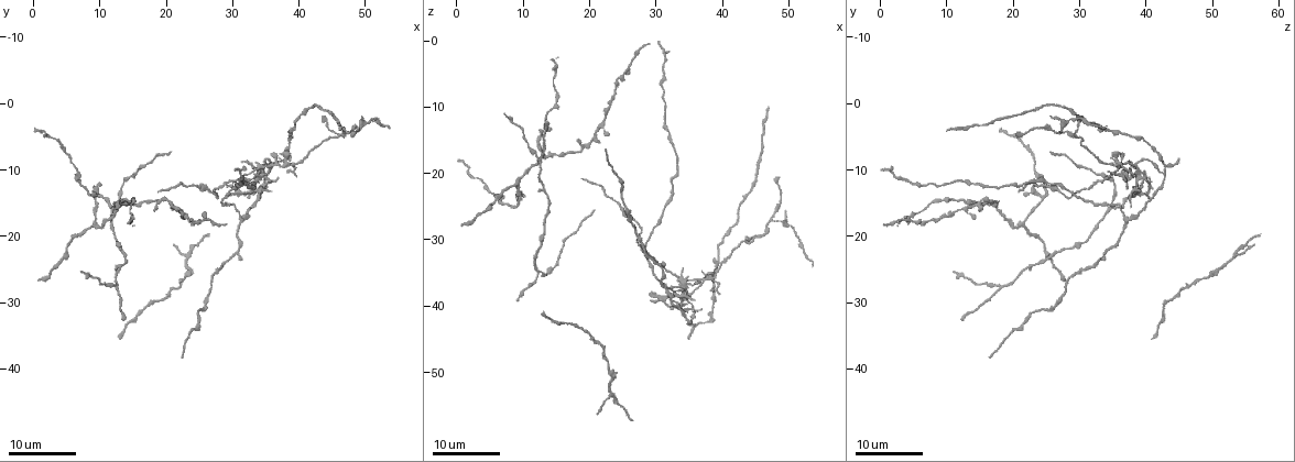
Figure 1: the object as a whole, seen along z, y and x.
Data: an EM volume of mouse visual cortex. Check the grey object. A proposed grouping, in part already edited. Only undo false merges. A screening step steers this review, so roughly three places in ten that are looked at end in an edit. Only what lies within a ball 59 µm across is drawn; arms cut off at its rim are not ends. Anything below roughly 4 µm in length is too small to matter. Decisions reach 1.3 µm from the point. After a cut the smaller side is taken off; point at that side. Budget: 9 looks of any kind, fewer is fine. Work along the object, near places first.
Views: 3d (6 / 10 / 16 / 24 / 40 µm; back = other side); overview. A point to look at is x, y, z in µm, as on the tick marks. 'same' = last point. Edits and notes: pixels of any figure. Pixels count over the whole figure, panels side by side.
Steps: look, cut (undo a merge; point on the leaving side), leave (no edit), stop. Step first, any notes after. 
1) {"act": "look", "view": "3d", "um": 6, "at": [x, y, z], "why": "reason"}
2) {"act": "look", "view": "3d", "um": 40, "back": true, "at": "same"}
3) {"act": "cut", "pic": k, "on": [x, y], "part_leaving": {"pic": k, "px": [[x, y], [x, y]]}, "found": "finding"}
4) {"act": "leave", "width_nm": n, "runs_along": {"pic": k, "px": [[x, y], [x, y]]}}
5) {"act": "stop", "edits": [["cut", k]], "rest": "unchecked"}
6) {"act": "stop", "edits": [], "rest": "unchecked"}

{"act": "look", "view": "3d", "um": 24, "at": [36.0, 10.0, 42.5], "why": "three-way junction"}

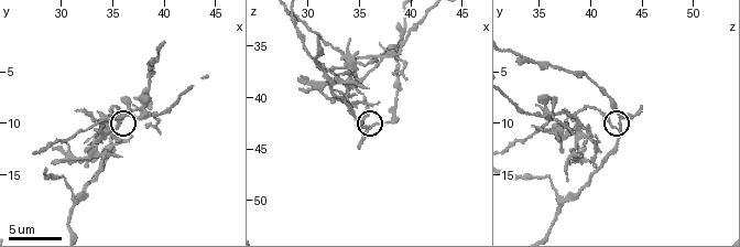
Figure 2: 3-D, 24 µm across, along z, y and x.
{"act": "look", "view": "3d", "um": 10, "at": [35.6, 10.2, 42.8], "why": "closer look"}

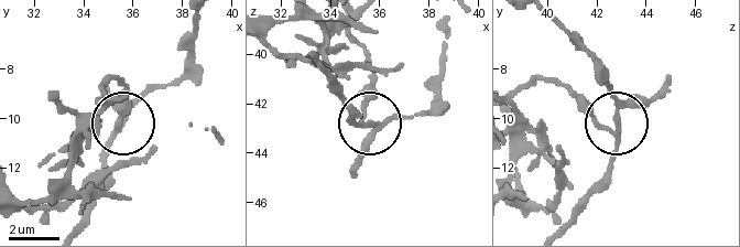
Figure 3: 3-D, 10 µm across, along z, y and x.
{"act": "cut", "pic": 3, "on": [118, 109], "width_nm": 160, "found": "a second cell is stuck on"}

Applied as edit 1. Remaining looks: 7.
{"act": "look", "view": "overview", "why": "see it whole again"}

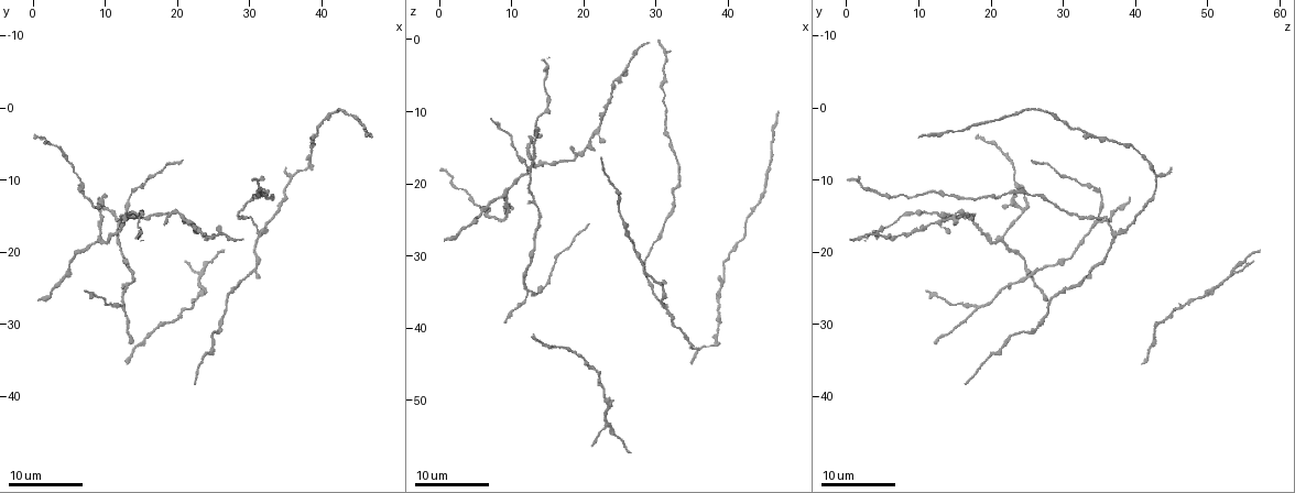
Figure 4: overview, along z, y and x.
{"act": "look", "view": "3d", "um": 16, "at": [32.0, 17.5, 37.5], "why": "four arms meet"}

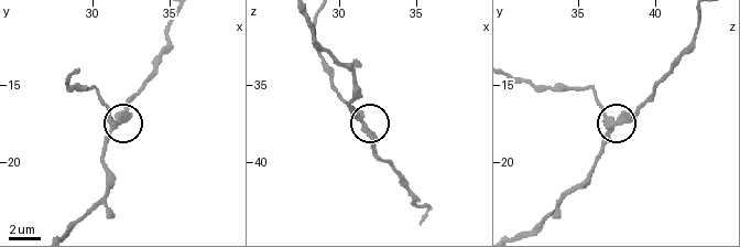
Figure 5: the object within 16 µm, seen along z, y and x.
{"act": "look", "view": "3d", "um": 6, "at": [31.6, 17.4, 37.6], "why": "zoom in"}

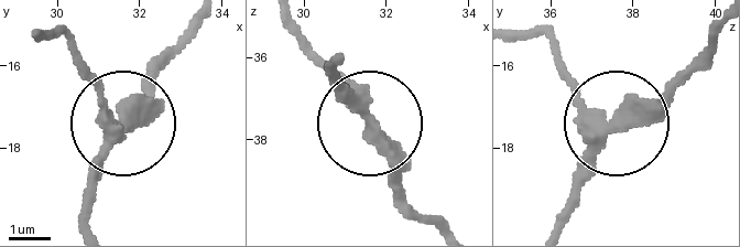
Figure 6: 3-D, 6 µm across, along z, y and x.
{"act": "leave", "arms": 4, "runs_along": {"pic": 6, "px": [[37, 29], [66, 39], [111, 116], [90, 194]]}, "found": "all the same cell"}

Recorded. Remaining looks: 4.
{"act": "look", "view": "3d", "um": 24, "at": [18.5, 14.5, 16.5], "why": "narrows sharply"}

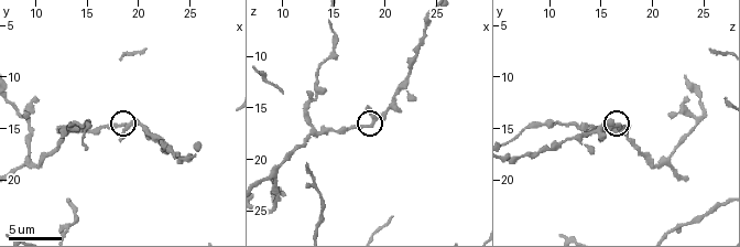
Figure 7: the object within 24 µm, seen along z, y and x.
{"act": "look", "view": "3d", "um": 6, "at": [18.2, 14.8, 16.8]}

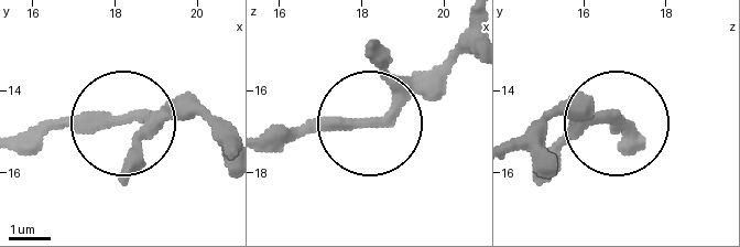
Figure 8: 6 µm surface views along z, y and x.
{"act": "leave", "found": "continuous, no second cell"}

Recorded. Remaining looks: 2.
{"act": "look", "view": "3d", "um": 6, "at": [9.4, 18.2, 21.8], "why": "branch point"}

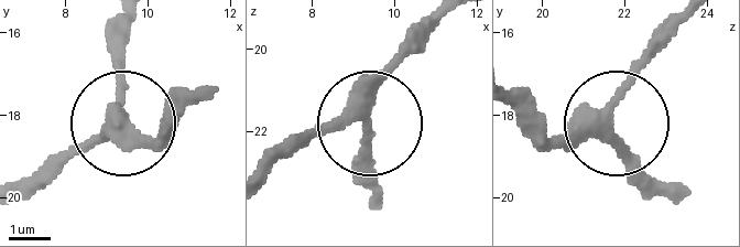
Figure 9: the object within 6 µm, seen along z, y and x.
{"act": "leave", "side_arm_um": 14, "runs_along": {"pic": 9, "px": [[520, 100], [562, 132], [611, 126], [642, 182]]}, "found": "one cell here"}

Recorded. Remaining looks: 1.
{"act": "stop", "edits": [["cut", 3]], "rest": "unchecked"}

